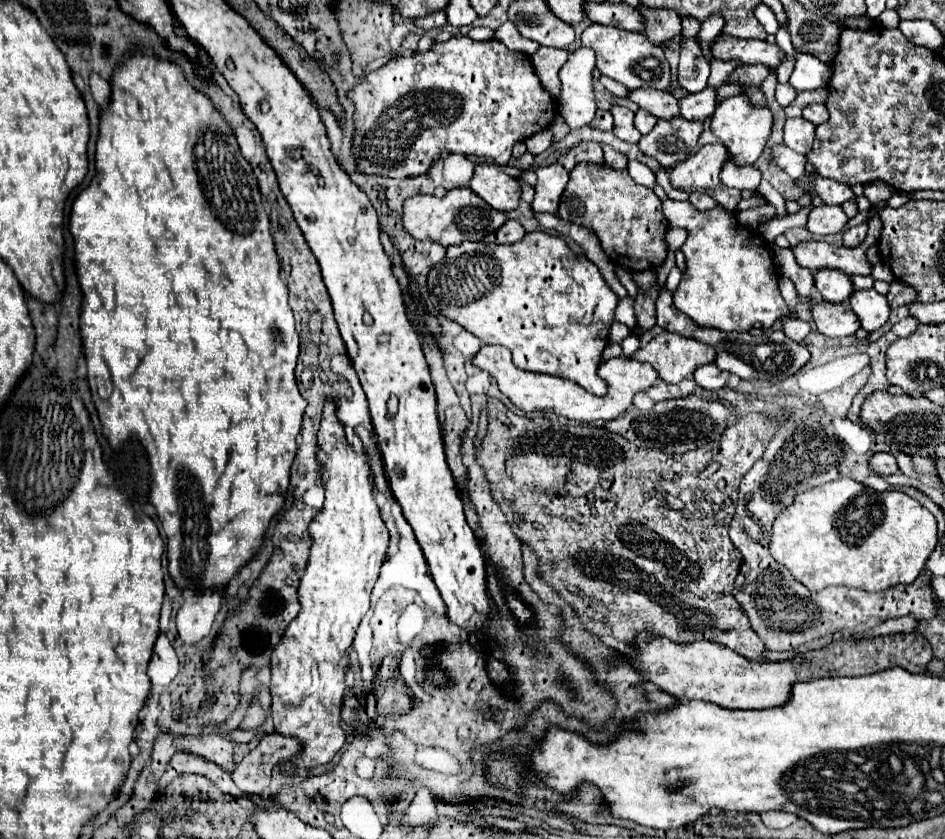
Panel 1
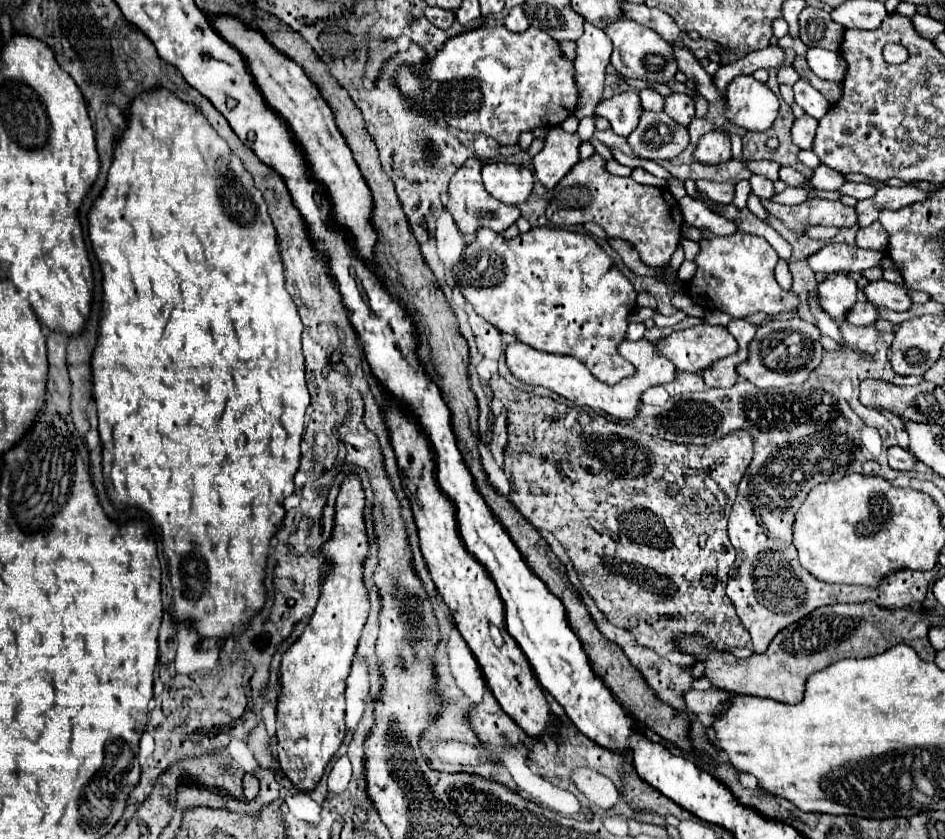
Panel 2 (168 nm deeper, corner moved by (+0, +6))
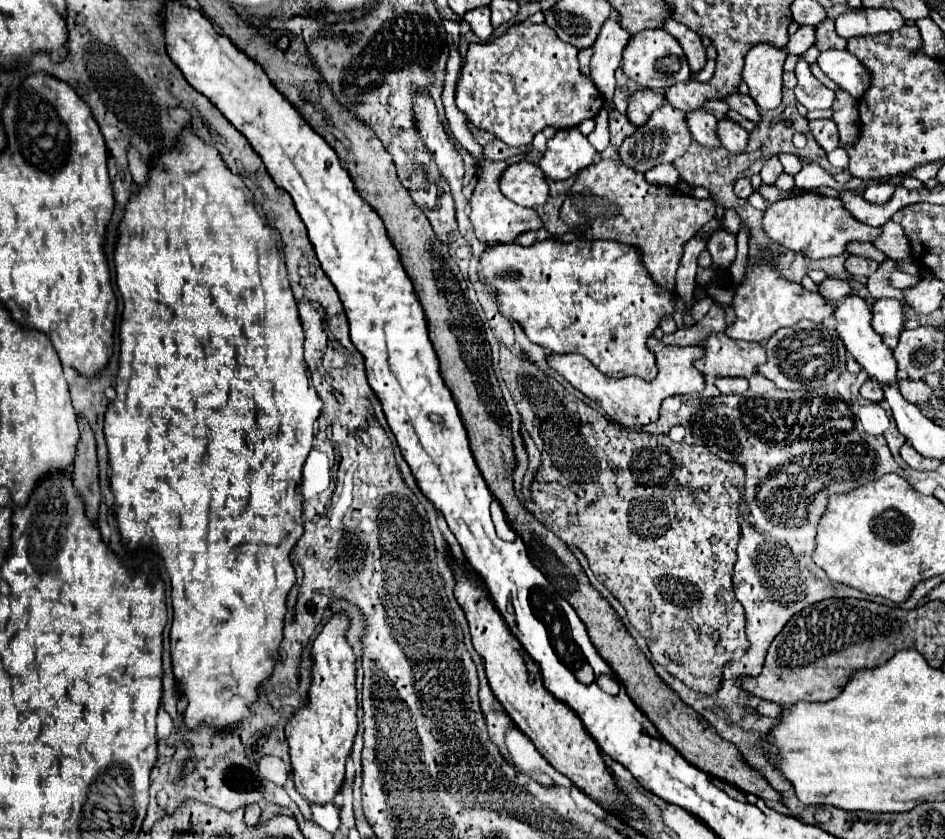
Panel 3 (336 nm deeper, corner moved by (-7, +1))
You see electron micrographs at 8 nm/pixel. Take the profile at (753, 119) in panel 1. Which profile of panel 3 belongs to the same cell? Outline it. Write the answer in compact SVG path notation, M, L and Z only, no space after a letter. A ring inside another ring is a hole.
M757 43L747 53L743 81L749 85L749 93L755 99L755 103L759 105L759 109L775 109L781 103L781 75L783 75L785 59L787 59L787 51L773 47L769 43Z

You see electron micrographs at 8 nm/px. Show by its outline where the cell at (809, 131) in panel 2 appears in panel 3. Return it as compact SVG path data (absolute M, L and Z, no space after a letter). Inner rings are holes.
M815 119L809 123L817 143L829 153L839 147L839 129L833 119Z

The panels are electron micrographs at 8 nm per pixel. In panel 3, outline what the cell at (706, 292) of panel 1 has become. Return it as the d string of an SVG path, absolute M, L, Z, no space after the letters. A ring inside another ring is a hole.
M755 267L753 271L747 271L745 279L737 287L731 307L735 311L736 320L726 328L726 334L734 340L755 341L755 343L771 339L781 327L793 327L803 319L823 323L823 319L835 313L833 301L825 299L819 293L807 291L799 283L785 281L777 271L769 267Z

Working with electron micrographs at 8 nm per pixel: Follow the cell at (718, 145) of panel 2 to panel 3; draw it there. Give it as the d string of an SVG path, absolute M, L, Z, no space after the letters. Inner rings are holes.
M723 117L719 123L719 139L723 143L723 147L731 153L743 153L745 147L747 147L747 141L749 141L749 133L737 123L733 121L731 117Z

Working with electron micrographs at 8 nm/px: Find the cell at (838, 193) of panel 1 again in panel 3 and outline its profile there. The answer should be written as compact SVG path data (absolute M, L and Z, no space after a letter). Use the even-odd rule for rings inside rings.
M879 183L879 185L867 187L865 193L863 193L863 197L865 197L869 203L883 205L883 203L887 203L887 201L893 197L895 189L897 189L897 185L893 185L893 183Z

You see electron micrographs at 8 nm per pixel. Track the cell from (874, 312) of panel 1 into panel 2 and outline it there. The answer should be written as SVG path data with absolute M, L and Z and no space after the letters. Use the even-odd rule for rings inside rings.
M886 280L870 282L866 288L862 288L862 292L864 292L866 300L870 304L874 304L876 308L888 308L888 310L904 312L912 306L906 288L900 284L890 284Z

